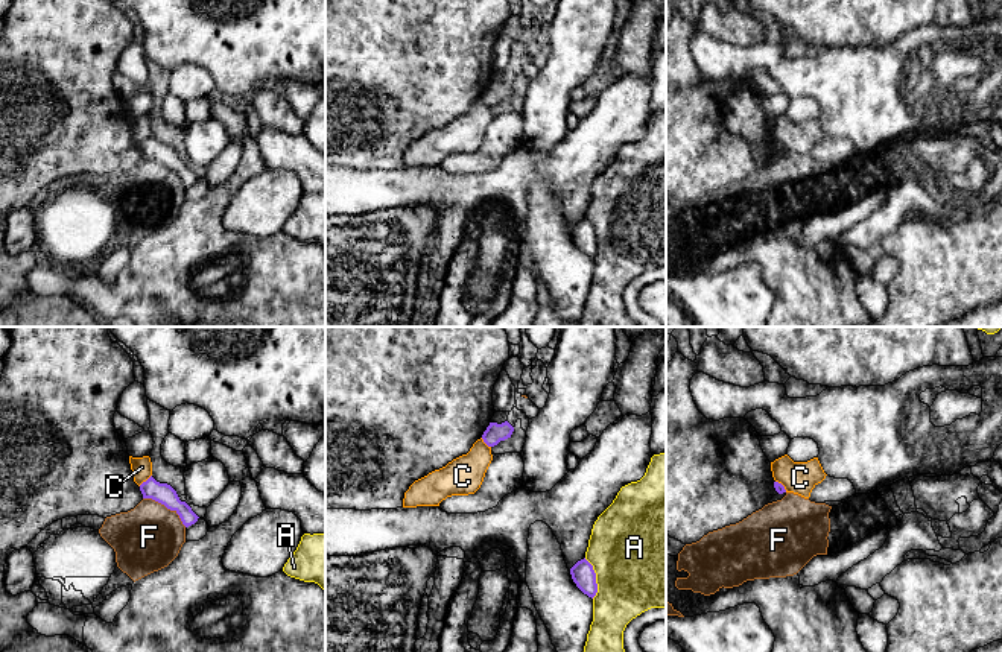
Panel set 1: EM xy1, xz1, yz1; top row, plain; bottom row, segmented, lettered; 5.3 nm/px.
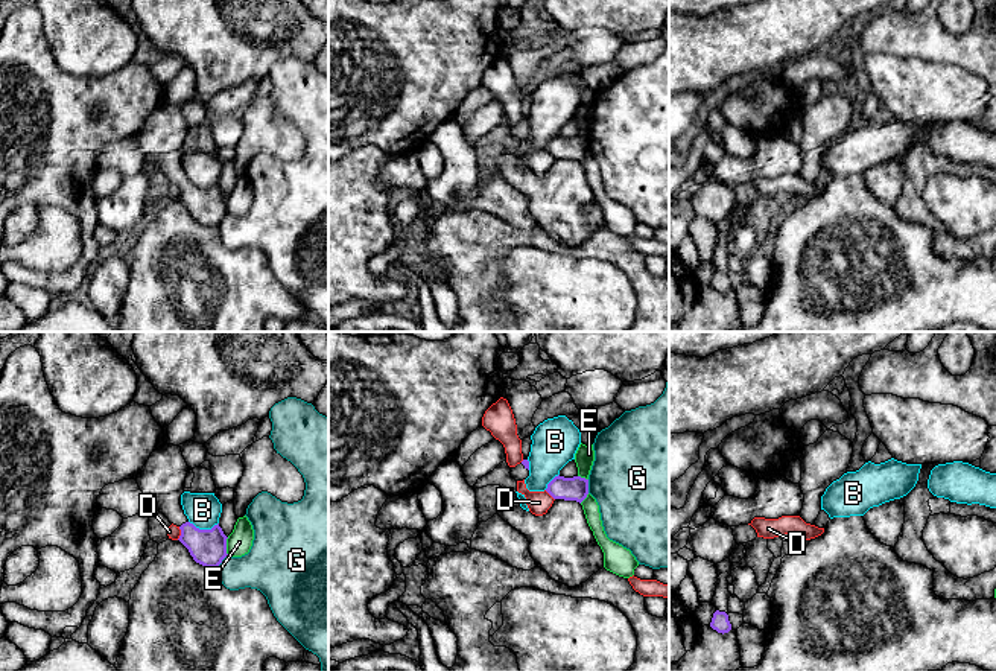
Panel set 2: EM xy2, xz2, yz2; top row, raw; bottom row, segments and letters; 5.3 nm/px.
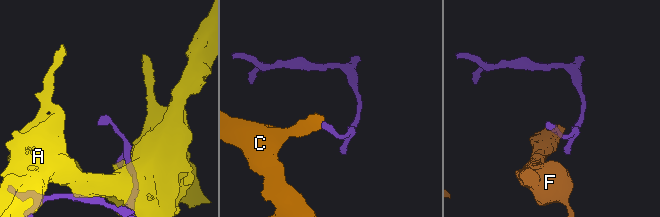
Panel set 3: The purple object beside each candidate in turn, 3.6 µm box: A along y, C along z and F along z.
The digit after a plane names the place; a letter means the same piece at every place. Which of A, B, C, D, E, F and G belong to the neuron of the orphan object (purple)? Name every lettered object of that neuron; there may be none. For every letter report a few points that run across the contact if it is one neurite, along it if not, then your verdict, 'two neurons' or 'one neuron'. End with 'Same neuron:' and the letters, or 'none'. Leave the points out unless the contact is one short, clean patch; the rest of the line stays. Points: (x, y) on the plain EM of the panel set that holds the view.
A: two neurons
B: line xy2 (189, 180), (199, 187), (212, 187), (218, 183); two neurons
C: line xy1 (151, 134), (139, 145); two neurons
D: line xy2 (180, 186), (177, 198); two neurons
E: line xy2 (228, 197), (227, 213); two neurons
F: line xy1 (143, 157), (151, 157), (172, 169), (186, 186); two neurons
G: two neurons
Same neuron: none

